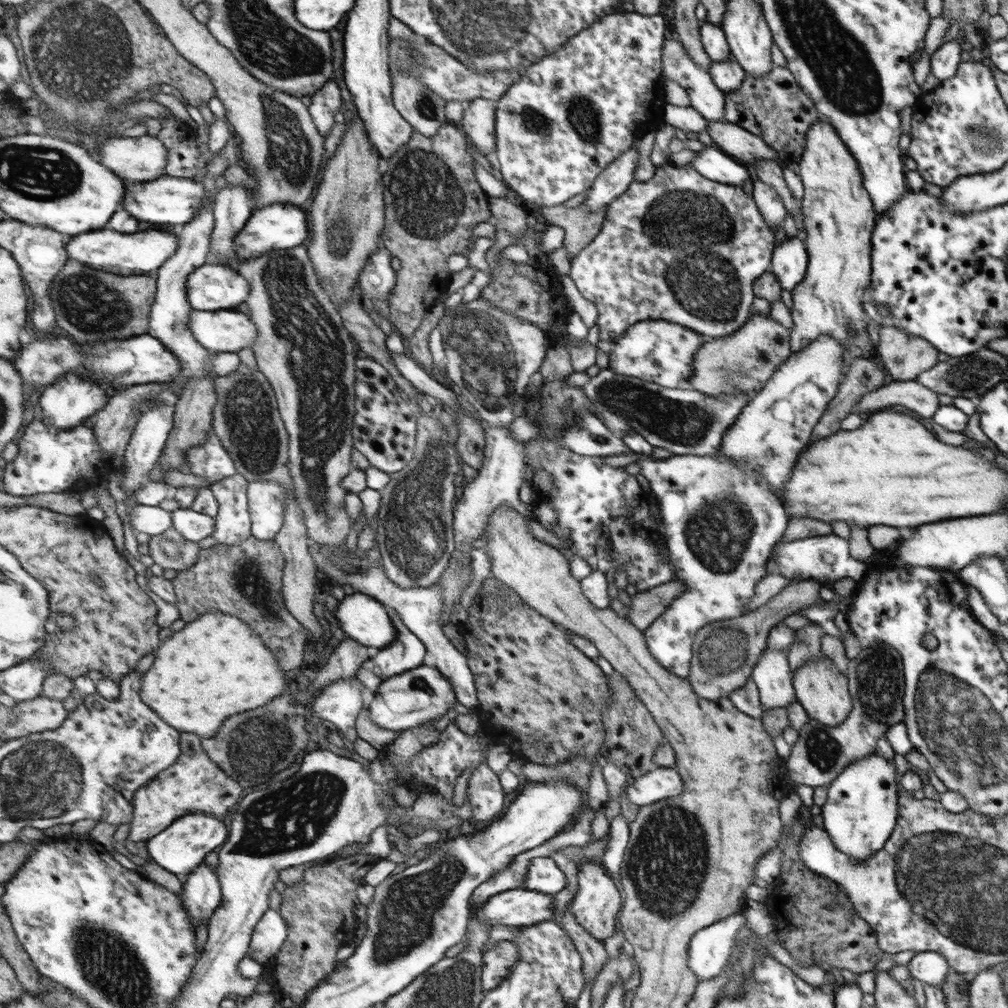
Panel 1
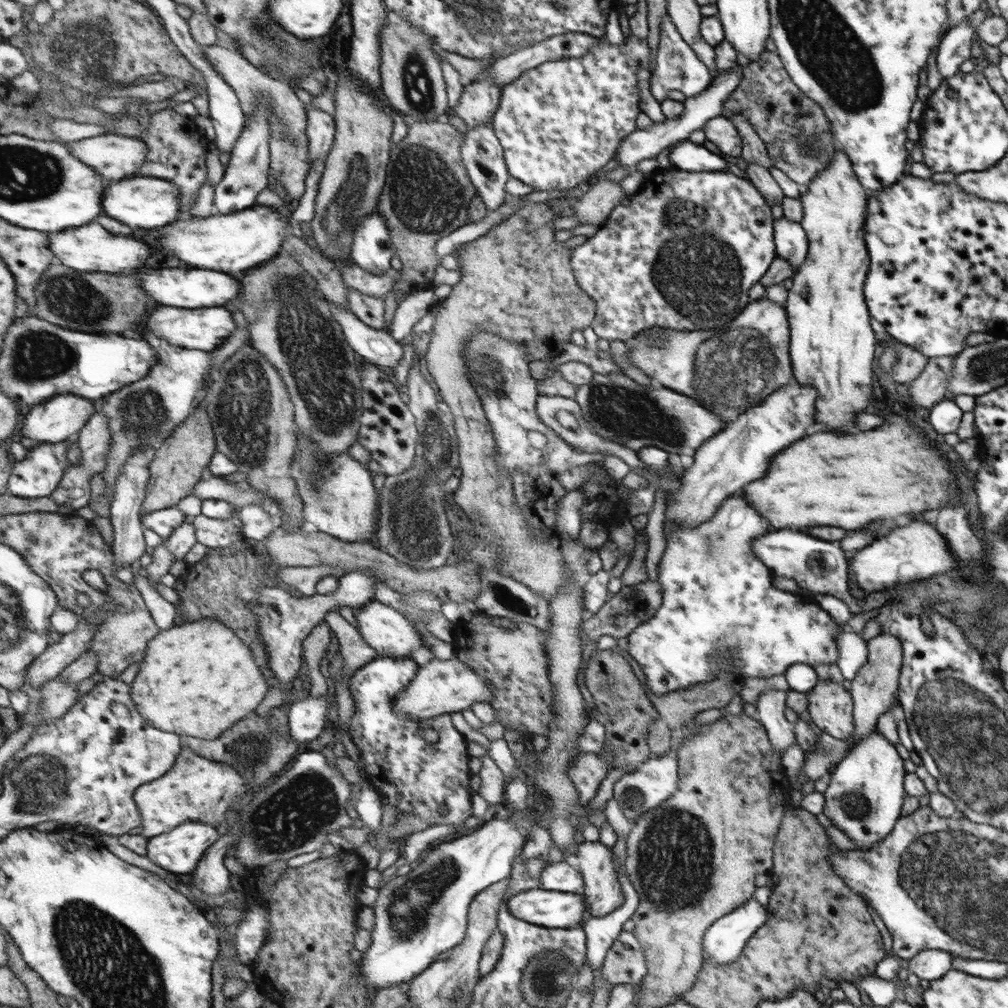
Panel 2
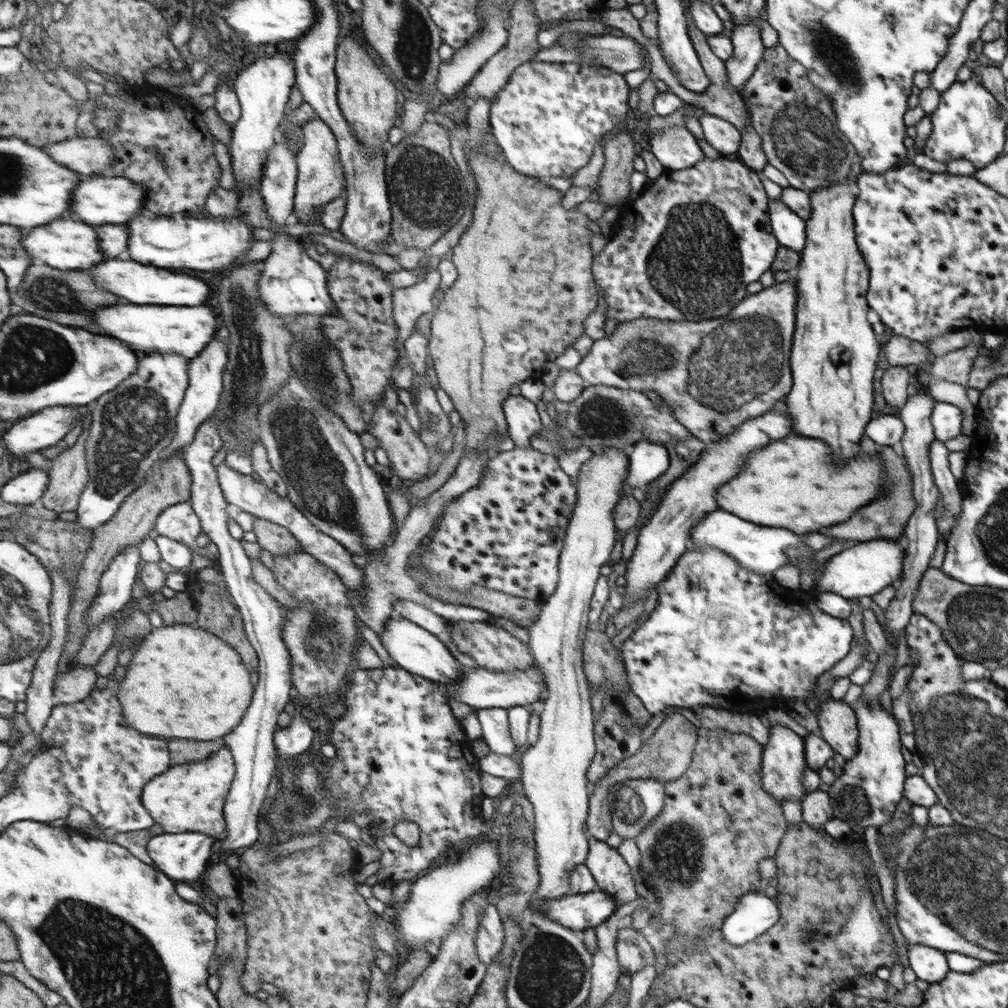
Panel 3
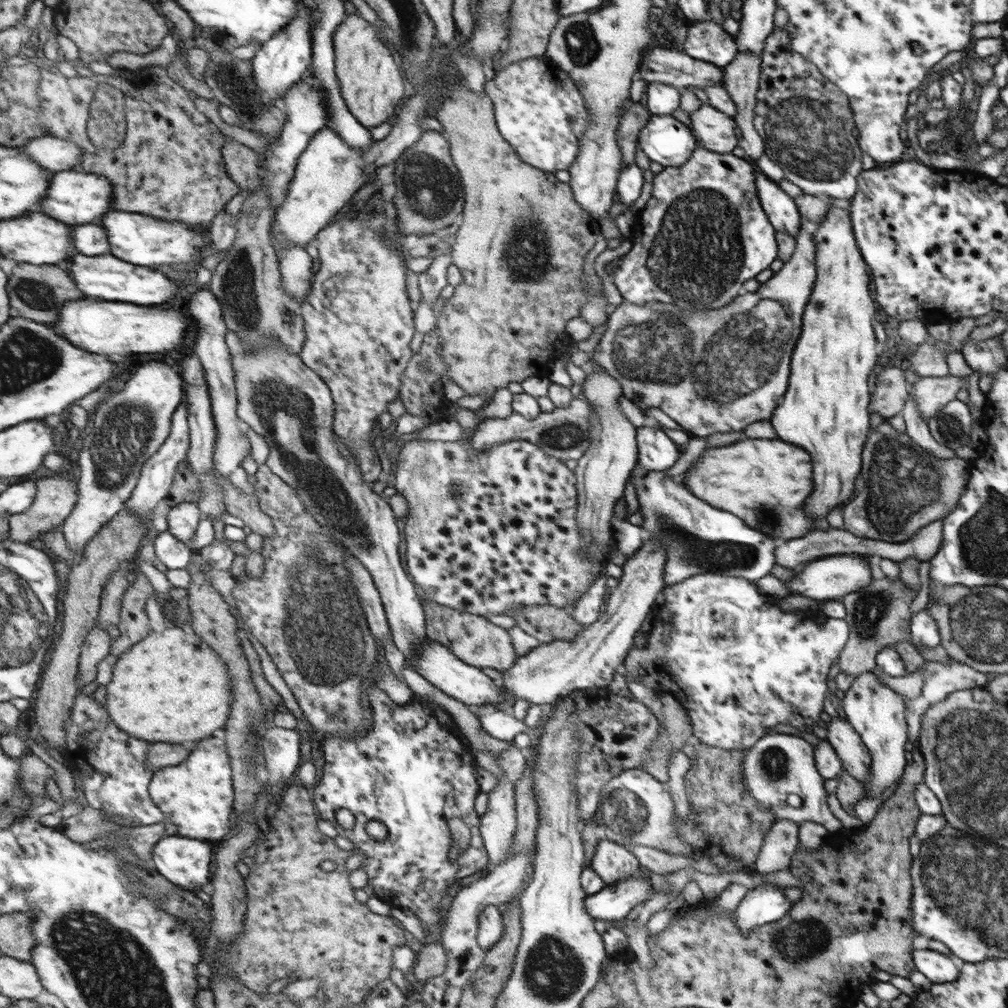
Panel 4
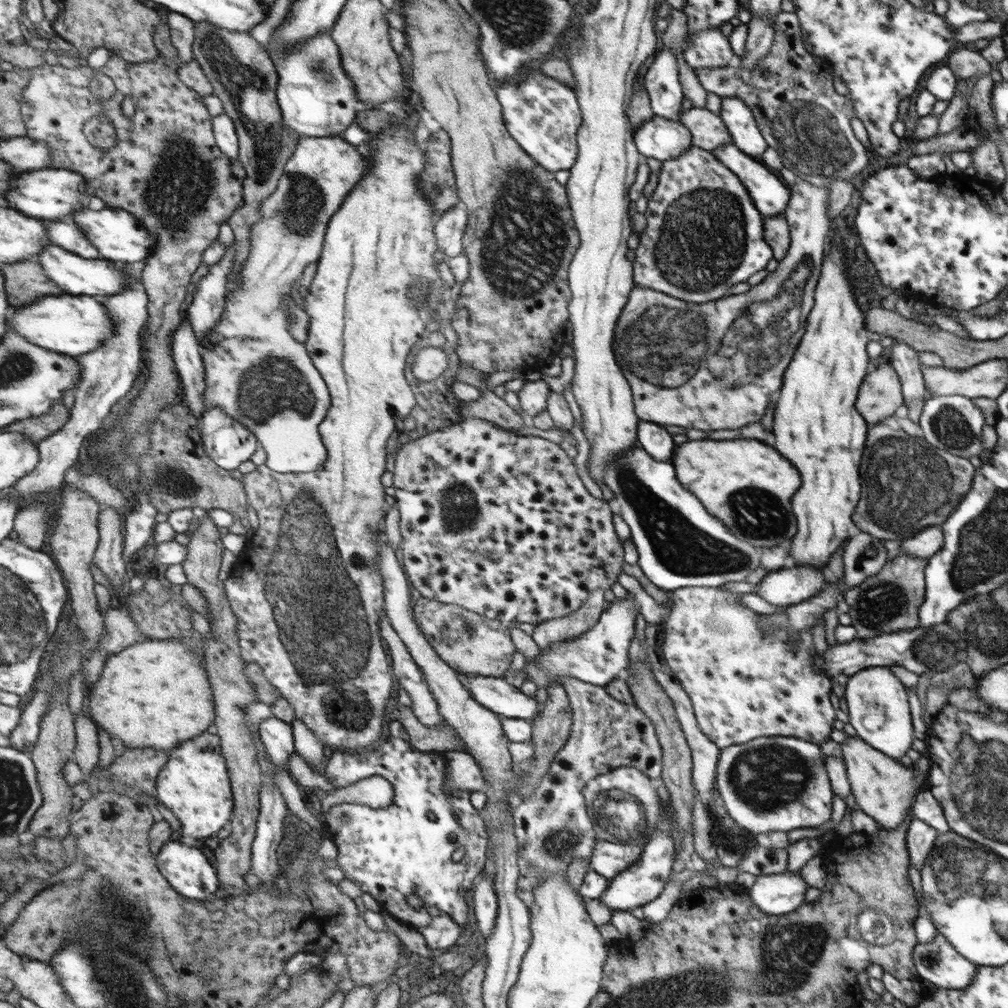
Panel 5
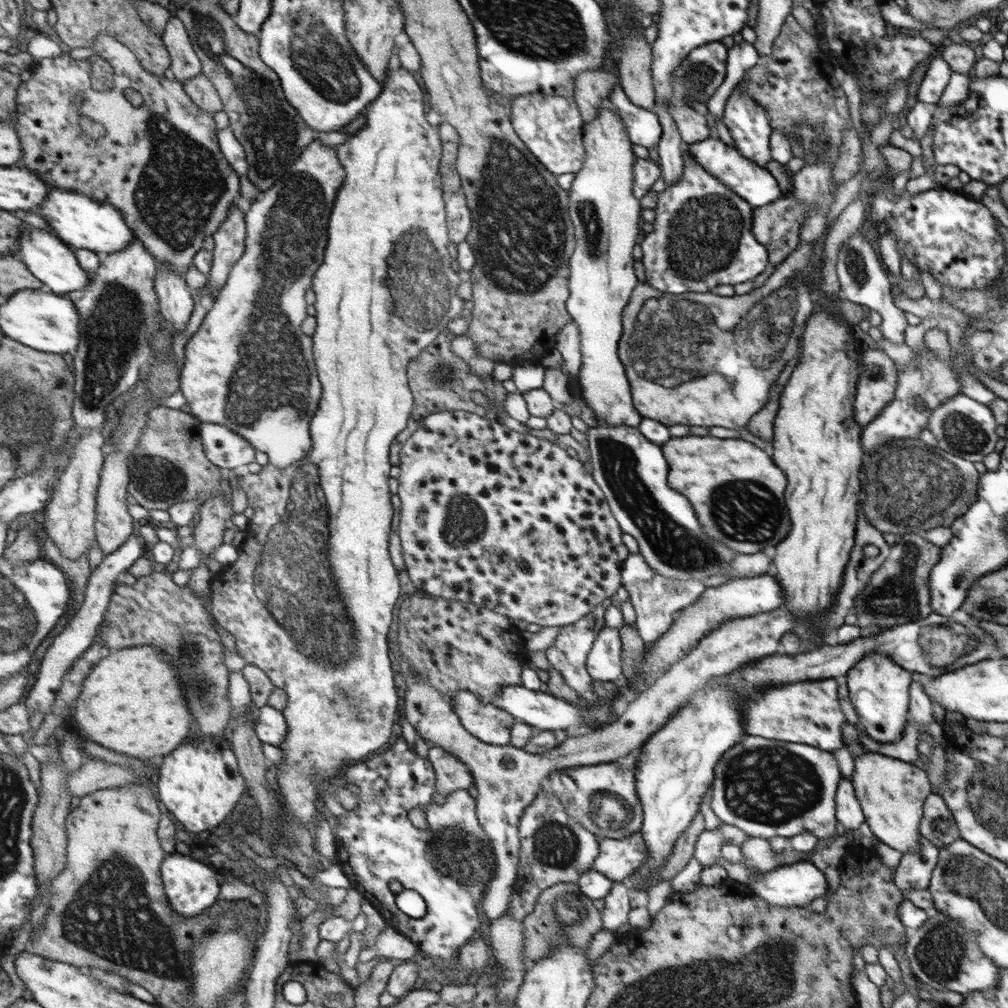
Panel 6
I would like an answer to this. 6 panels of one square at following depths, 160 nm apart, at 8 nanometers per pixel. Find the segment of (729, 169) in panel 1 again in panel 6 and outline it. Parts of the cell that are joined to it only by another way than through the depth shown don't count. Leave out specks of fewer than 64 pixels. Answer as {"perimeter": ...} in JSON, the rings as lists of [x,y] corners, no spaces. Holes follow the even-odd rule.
{"perimeter":[[[621,83],[613,88],[608,98],[620,113],[633,144],[646,148],[654,148],[659,145],[664,129],[661,127],[660,117],[654,110],[650,111],[640,105],[634,105],[625,90],[622,89]]]}

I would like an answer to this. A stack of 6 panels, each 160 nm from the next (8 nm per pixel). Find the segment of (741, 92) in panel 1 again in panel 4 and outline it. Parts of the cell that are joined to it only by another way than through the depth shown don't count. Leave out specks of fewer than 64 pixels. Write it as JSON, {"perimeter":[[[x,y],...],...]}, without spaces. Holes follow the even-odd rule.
{"perimeter":[[[788,28],[776,29],[765,40],[761,57],[761,75],[754,107],[754,128],[762,137],[765,152],[784,168],[786,180],[799,186],[804,193],[817,198],[851,199],[856,192],[856,178],[862,172],[862,154],[854,138],[854,123],[848,106],[848,97],[828,80],[813,61],[792,47]]]}

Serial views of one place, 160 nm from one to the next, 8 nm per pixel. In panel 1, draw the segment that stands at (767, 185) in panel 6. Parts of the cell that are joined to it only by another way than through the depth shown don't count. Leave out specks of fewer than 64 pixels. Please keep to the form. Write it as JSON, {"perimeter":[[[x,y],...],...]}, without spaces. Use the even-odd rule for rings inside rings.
{"perimeter":[[[803,235],[786,238],[773,256],[773,273],[780,282],[780,287],[792,293],[805,280],[808,274],[809,253]]]}

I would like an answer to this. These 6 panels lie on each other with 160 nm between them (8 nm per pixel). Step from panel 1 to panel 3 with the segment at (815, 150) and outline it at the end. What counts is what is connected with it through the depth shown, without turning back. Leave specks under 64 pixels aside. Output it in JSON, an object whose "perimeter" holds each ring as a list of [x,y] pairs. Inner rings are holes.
{"perimeter":[[[861,162],[854,164],[852,174],[844,183],[822,187],[809,193],[812,212],[806,228],[808,229],[808,242],[801,253],[796,274],[796,330],[792,356],[789,366],[792,368],[792,392],[784,401],[787,411],[792,417],[794,432],[810,438],[820,438],[830,442],[834,456],[838,458],[854,458],[860,452],[860,438],[864,434],[866,424],[872,416],[874,396],[872,396],[872,378],[874,378],[880,344],[876,334],[872,332],[872,324],[868,322],[868,268],[862,253],[856,248],[854,238],[854,216],[852,208],[856,196],[848,188],[859,177]]]}

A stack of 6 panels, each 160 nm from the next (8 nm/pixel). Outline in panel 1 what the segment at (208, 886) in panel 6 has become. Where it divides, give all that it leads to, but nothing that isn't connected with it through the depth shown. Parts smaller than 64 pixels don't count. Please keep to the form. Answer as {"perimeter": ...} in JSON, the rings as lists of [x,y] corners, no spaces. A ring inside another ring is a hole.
{"perimeter":[[[205,813],[184,816],[173,827],[149,841],[149,851],[156,863],[168,871],[178,874],[192,874],[206,862],[206,856],[218,846],[229,843],[231,836],[228,826],[217,817]]]}

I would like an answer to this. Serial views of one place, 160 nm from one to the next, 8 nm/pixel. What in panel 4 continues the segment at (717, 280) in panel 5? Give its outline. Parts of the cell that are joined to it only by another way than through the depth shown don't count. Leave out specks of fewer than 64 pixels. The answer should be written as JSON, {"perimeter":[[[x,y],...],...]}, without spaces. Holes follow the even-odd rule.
{"perimeter":[[[704,147],[696,148],[681,167],[663,167],[660,174],[654,175],[651,197],[633,223],[630,251],[605,267],[624,301],[642,307],[663,303],[696,312],[722,308],[730,304],[734,296],[741,295],[744,282],[768,269],[778,258],[776,252],[780,252],[780,248],[776,248],[773,223],[766,218],[756,196],[756,178],[746,158]]]}

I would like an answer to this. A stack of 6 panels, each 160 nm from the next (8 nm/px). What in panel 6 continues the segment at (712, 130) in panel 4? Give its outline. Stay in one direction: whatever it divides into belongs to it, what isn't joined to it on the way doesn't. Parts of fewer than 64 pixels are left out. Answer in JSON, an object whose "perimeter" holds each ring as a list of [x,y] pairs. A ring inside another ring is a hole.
{"perimeter":[[[675,98],[674,101],[670,101],[669,111],[673,113],[674,120],[677,121],[684,143],[694,144],[710,137],[710,126],[706,117],[683,100]]]}

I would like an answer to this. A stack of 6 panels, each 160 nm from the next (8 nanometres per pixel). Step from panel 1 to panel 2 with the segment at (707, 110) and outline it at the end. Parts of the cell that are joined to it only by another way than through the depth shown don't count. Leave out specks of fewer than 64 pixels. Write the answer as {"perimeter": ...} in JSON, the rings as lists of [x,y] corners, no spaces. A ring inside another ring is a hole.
{"perimeter":[[[666,14],[661,19],[656,66],[649,79],[652,96],[659,103],[668,98],[670,90],[678,90],[686,97],[696,97],[705,93],[715,77],[711,70],[697,57],[694,49],[690,48],[690,45],[681,37],[677,25]]]}

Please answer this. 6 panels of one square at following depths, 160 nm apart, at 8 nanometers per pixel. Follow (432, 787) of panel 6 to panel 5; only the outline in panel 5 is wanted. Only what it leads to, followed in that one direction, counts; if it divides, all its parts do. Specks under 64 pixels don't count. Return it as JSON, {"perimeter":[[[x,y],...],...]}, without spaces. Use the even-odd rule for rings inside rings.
{"perimeter":[[[400,716],[390,721],[390,734],[386,742],[377,749],[365,753],[335,752],[328,761],[327,779],[335,788],[346,788],[356,783],[384,776],[394,784],[396,798],[390,808],[372,808],[368,804],[340,804],[332,807],[326,817],[326,825],[331,839],[339,848],[336,863],[346,873],[347,878],[357,881],[363,892],[368,892],[378,901],[381,910],[386,910],[397,920],[419,931],[427,940],[434,953],[441,948],[456,944],[468,924],[468,890],[474,878],[482,872],[488,848],[488,836],[484,818],[470,804],[470,792],[444,790],[443,752],[424,752],[413,745],[413,738],[401,721]],[[417,894],[424,906],[416,910],[410,899]]]}

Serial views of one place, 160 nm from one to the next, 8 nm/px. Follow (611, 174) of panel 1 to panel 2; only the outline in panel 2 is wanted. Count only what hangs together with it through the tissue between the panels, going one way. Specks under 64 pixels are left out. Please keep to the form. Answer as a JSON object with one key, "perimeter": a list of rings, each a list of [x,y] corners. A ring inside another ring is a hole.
{"perimeter":[[[742,54],[738,59],[738,66],[731,68],[730,71],[718,73],[705,93],[696,97],[687,97],[683,102],[685,111],[680,116],[667,118],[666,121],[660,123],[654,122],[652,127],[648,127],[648,129],[638,129],[630,134],[628,138],[625,139],[625,143],[621,144],[620,155],[617,156],[618,160],[614,167],[622,166],[622,168],[629,168],[631,172],[634,172],[637,170],[639,162],[646,159],[654,159],[664,148],[685,140],[695,131],[701,130],[707,120],[722,115],[724,99],[728,99],[729,94],[740,86],[743,68],[750,61],[747,56]]]}

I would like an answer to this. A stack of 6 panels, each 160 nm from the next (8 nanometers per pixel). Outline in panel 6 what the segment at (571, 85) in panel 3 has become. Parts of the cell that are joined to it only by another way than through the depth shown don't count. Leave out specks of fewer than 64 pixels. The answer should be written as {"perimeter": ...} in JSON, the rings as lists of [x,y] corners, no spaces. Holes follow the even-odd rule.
{"perimeter":[[[533,94],[518,96],[509,101],[513,128],[539,161],[556,176],[567,172],[577,173],[584,166],[586,144],[584,126],[574,97]]]}

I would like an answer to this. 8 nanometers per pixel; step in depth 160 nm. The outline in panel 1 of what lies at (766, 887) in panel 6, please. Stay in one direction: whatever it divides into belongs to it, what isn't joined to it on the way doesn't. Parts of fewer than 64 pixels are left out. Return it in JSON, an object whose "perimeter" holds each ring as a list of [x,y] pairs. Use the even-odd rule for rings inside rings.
{"perimeter":[[[742,912],[701,928],[690,943],[690,967],[701,985],[718,976],[726,966],[735,945],[735,934],[748,923]]]}

